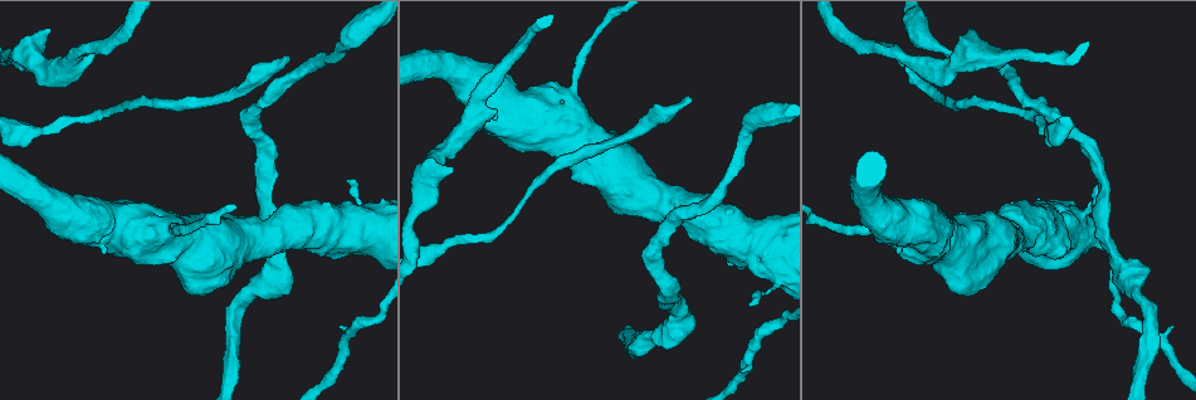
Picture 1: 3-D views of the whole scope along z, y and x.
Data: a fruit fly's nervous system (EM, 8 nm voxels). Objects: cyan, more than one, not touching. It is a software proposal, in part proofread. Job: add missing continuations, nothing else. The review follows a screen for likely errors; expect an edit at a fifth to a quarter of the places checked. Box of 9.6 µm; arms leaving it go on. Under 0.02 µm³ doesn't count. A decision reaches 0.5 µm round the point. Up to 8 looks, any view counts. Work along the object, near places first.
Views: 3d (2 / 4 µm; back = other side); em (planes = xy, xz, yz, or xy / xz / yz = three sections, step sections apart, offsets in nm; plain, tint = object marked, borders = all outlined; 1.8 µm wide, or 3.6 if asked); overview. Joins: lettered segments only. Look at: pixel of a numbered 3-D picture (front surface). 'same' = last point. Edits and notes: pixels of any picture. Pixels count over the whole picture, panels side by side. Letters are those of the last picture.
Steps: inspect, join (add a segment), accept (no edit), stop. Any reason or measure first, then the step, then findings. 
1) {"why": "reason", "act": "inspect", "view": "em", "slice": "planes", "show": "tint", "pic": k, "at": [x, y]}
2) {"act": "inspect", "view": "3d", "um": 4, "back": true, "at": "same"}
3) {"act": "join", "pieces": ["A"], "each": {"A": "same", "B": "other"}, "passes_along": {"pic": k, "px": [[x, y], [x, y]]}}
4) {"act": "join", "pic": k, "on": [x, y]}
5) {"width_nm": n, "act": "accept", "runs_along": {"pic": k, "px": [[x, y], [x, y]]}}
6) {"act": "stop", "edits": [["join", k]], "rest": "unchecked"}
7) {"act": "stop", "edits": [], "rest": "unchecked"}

{"why": "free end", "act": "inspect", "view": "3d", "um": 4, "pic": 1, "at": [974, 293]}

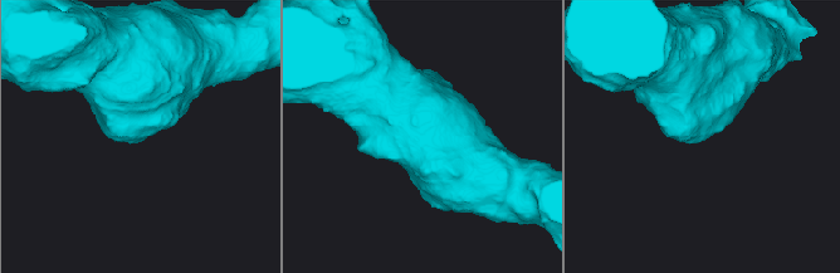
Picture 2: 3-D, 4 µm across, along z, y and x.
{"why": "now the EM", "act": "inspect", "view": "em", "slice": "planes", "show": "plain", "pic": 2, "at": [140, 141]}

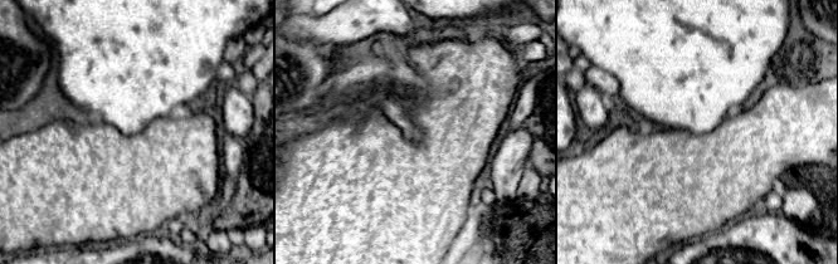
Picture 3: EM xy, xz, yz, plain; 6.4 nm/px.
{"act": "inspect", "view": "em", "slice": "planes", "show": "borders", "at": "same"}

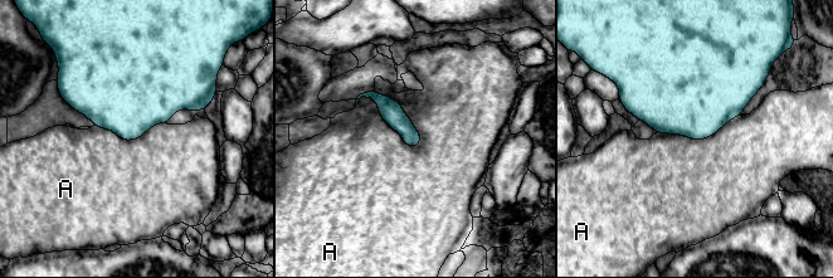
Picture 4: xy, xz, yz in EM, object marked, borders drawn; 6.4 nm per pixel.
{"act": "accept", "each": {"A": "other"}, "border": {"pic": 4, "px": [[357, 98], [420, 142]]}, "found": "none of them fits"}

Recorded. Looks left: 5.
{"why": "stops while still wide", "act": "inspect", "view": "3d", "um": 2, "pic": 1, "at": [50, 31]}

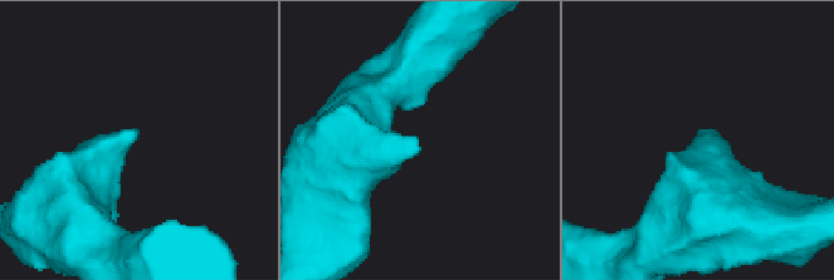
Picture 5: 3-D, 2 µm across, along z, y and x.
{"why": "now the EM", "act": "inspect", "view": "em", "slice": "xy", "step": 8, "show": "borders", "pic": 5, "at": [417, 146]}

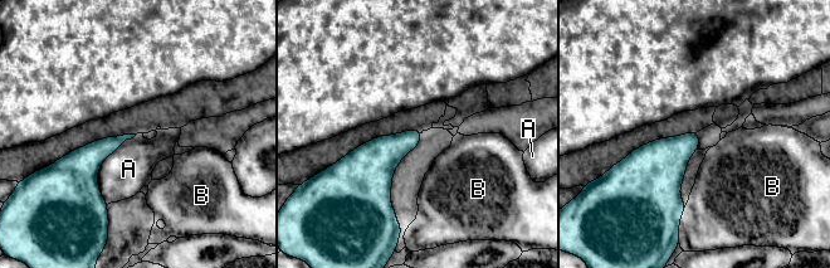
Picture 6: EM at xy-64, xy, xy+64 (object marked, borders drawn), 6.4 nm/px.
{"act": "inspect", "view": "em", "slice": "planes", "show": "borders", "at": "same"}

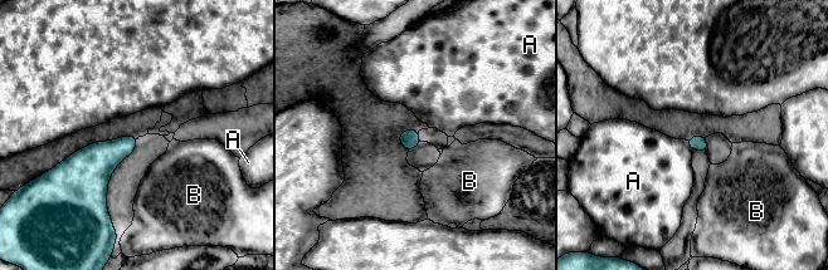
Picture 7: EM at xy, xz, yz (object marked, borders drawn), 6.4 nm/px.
{"act": "accept", "each": {"A": "other", "B": "other"}, "border": {"pic": 7, "px": [[687, 141], [691, 151]]}, "found": "no lettered segment goes on from it"}

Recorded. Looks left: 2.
{"why": "thick end", "act": "inspect", "view": "3d", "um": 4, "pic": 1, "at": [92, 58]}

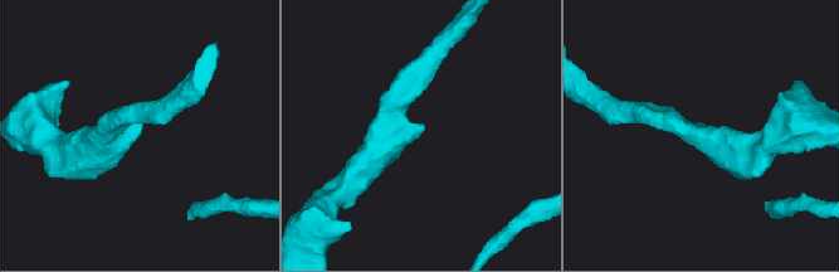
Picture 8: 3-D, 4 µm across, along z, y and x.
{"act": "inspect", "view": "em", "slice": "planes", "show": "borders", "pic": 8, "at": [698, 122]}

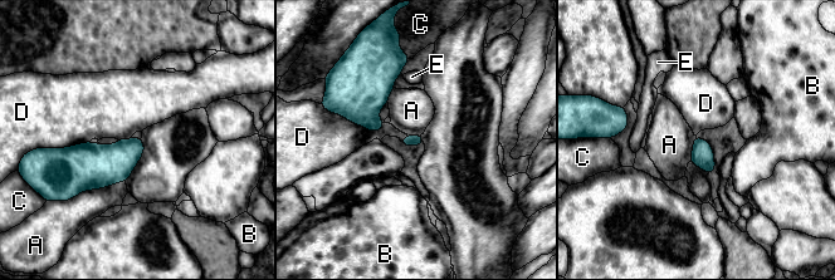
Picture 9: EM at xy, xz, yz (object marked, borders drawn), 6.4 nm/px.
{"act": "accept", "each": {"A": "other", "B": "other", "C": "other", "D": "other", "E": "other"}, "border": {"pic": 9, "px": [[125, 180], [82, 190], [71, 199]]}, "found": "no lettered segment goes on from it"}

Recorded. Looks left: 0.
{"act": "stop", "edits": [], "rest": "unchecked"}

